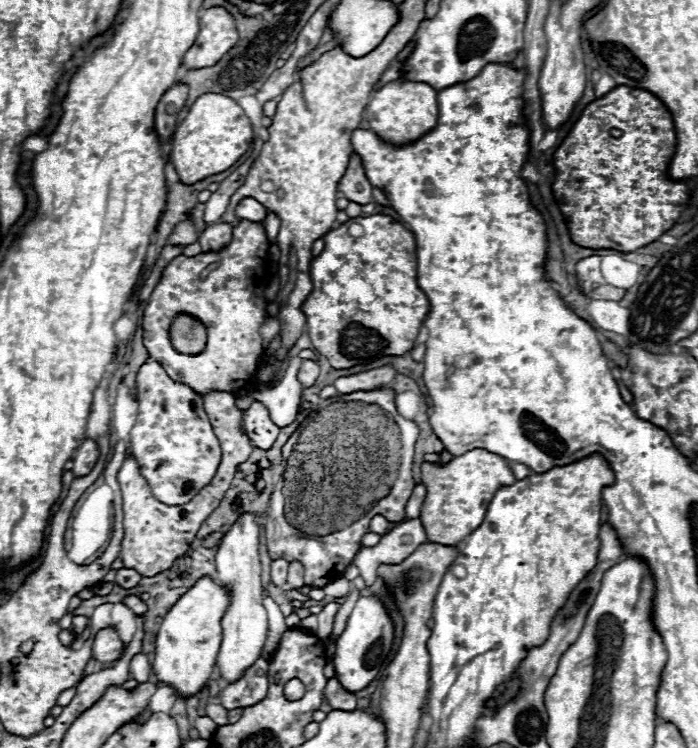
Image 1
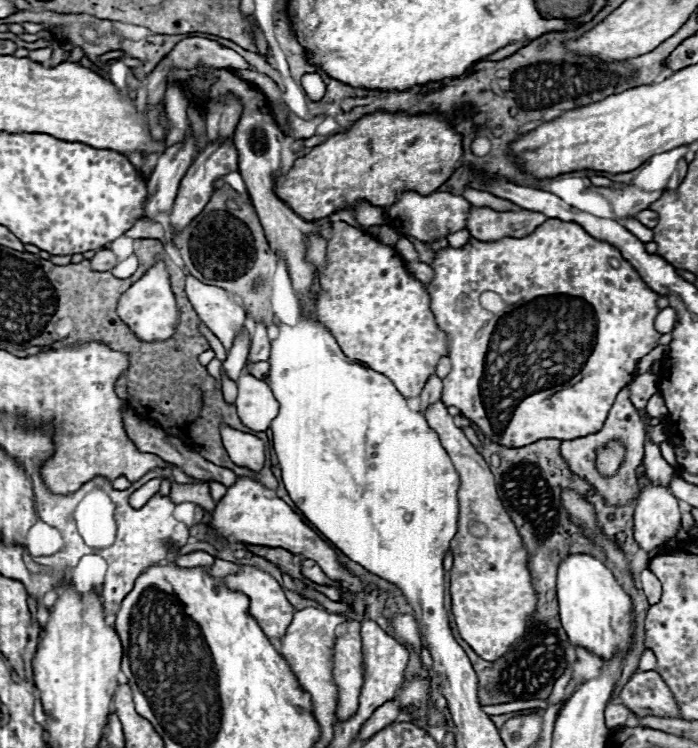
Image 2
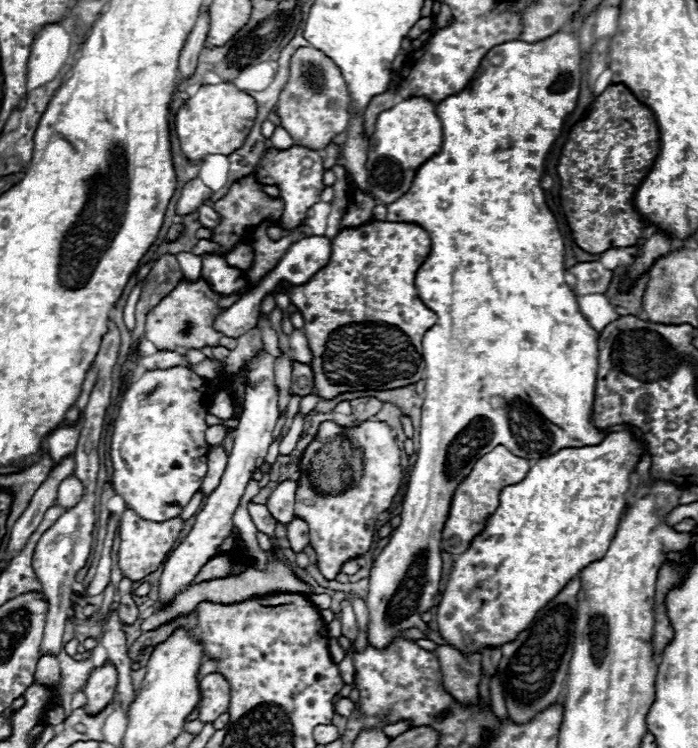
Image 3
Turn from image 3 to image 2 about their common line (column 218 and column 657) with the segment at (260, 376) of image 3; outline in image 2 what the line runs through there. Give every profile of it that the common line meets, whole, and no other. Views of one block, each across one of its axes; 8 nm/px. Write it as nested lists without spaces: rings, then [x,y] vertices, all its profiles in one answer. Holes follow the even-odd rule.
[[[648,482],[640,488],[640,494],[636,498],[636,510],[634,510],[634,538],[646,552],[666,544],[672,540],[680,526],[680,510],[678,510],[678,498],[660,484]]]

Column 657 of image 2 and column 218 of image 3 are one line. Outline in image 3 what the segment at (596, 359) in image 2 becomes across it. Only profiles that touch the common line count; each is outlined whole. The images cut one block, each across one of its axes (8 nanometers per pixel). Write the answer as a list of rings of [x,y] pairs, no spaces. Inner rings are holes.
[[[202,276],[196,282],[180,280],[180,284],[176,284],[176,288],[168,296],[164,296],[164,300],[160,300],[160,304],[156,304],[156,308],[152,308],[146,314],[144,338],[150,340],[158,350],[170,350],[170,352],[178,352],[182,356],[186,356],[188,350],[192,350],[192,348],[202,350],[206,346],[220,346],[218,342],[224,334],[214,330],[214,320],[222,312],[222,308],[218,306],[220,298],[222,298],[222,294],[214,292]],[[184,324],[192,326],[192,330],[188,334],[182,332]]]

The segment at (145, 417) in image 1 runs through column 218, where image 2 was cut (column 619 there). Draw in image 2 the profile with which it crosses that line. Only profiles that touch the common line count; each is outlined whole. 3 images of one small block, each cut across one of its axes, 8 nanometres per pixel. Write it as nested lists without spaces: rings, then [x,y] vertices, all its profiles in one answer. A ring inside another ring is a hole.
[[[610,442],[598,452],[598,470],[602,474],[614,474],[624,460],[624,448],[618,442]]]

